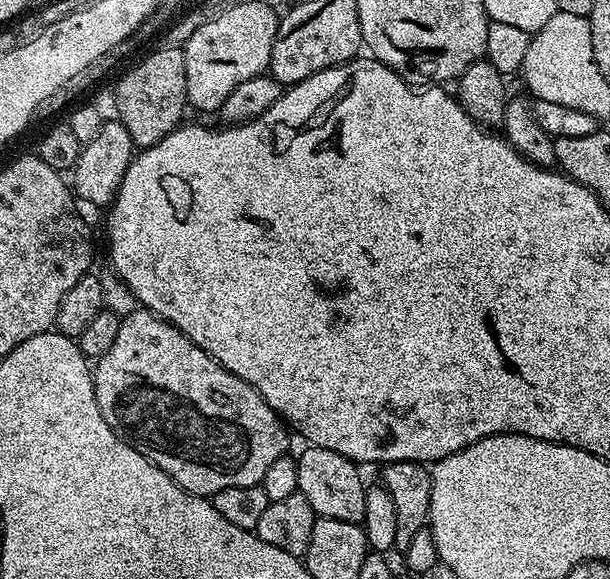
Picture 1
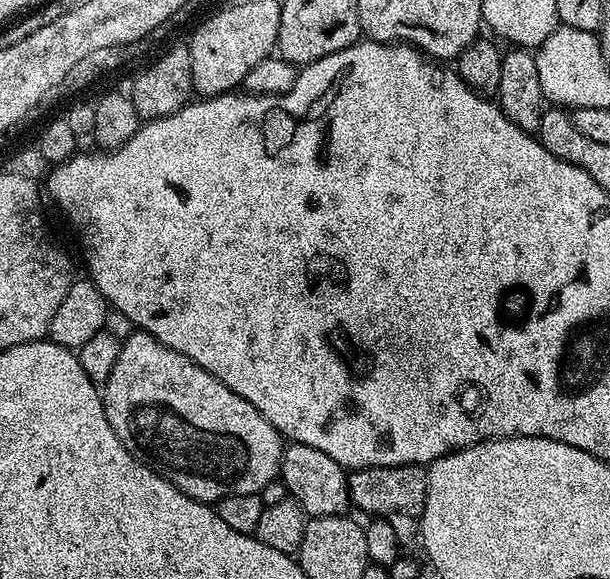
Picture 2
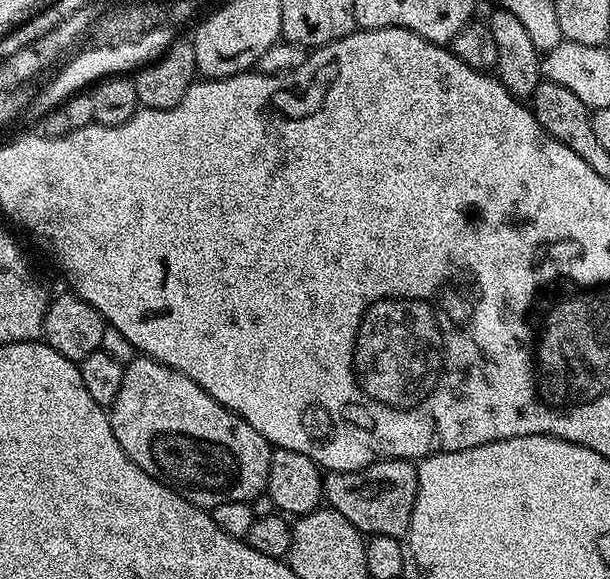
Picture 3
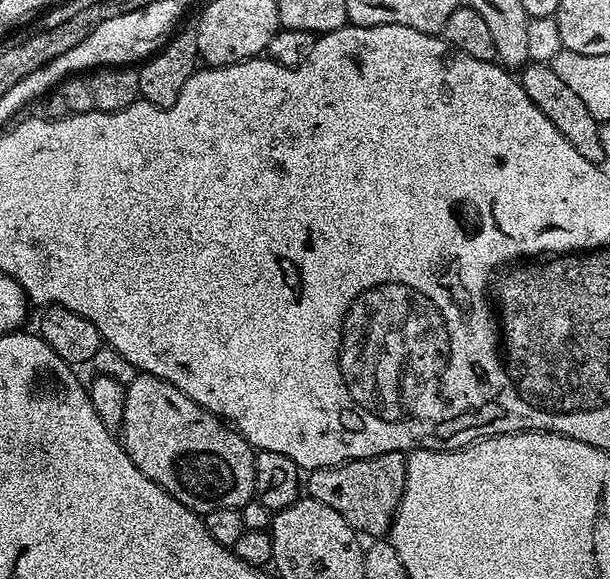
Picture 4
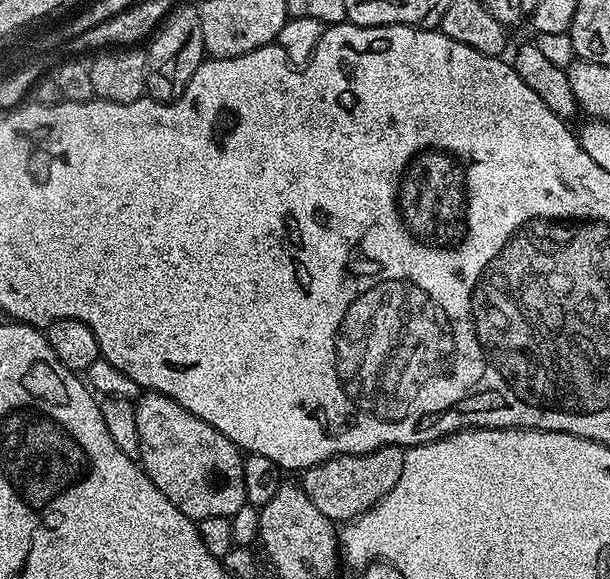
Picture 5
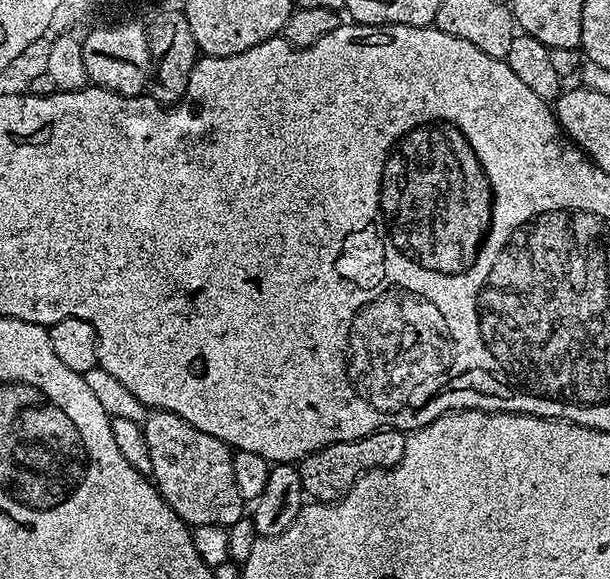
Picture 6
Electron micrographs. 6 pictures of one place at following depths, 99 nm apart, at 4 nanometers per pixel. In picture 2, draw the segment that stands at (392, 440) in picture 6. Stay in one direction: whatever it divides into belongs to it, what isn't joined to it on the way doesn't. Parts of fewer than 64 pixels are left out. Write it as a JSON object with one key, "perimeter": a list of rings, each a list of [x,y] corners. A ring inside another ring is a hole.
{"perimeter":[[[399,464],[381,468],[358,468],[348,472],[348,498],[353,509],[369,512],[369,517],[385,520],[398,534],[401,545],[408,546],[420,535],[420,523],[426,506],[428,474],[419,464]]]}

